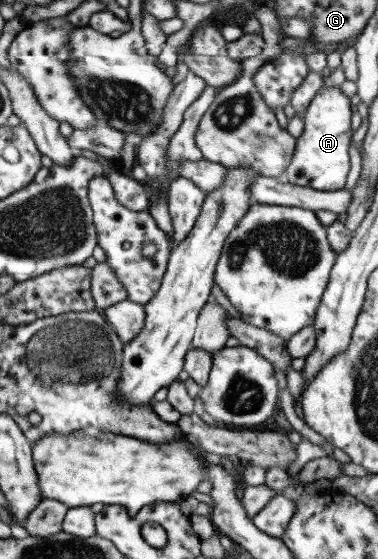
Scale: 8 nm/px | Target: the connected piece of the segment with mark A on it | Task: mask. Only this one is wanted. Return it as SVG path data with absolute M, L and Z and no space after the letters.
M339 85L324 87L315 94L304 113L304 130L296 139L293 159L283 174L285 181L319 191L344 188L349 173L349 145L352 139L351 103Z

